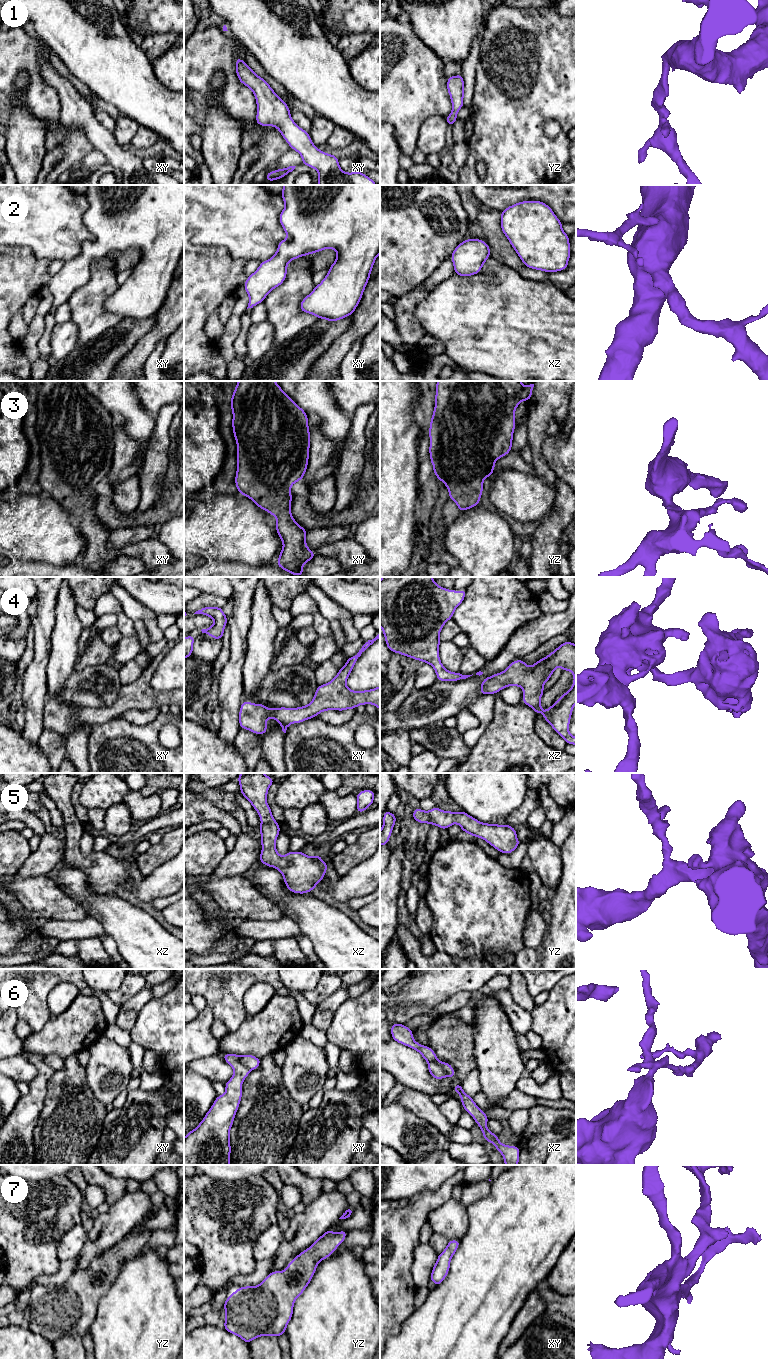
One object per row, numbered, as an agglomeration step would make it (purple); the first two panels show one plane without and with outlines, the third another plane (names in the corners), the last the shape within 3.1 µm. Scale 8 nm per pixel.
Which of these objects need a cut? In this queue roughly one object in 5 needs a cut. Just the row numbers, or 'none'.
6

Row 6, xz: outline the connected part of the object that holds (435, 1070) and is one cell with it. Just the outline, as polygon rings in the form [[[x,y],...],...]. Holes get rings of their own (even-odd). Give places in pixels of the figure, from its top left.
[[[435,1062],[428,1063],[428,1071],[431,1076],[437,1080],[441,1080],[445,1077],[445,1072],[441,1066]]]

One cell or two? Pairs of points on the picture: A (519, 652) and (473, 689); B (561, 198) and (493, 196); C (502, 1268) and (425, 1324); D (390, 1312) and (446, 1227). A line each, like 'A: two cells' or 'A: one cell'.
A: one cell
B: one cell
C: one cell
D: two cells

